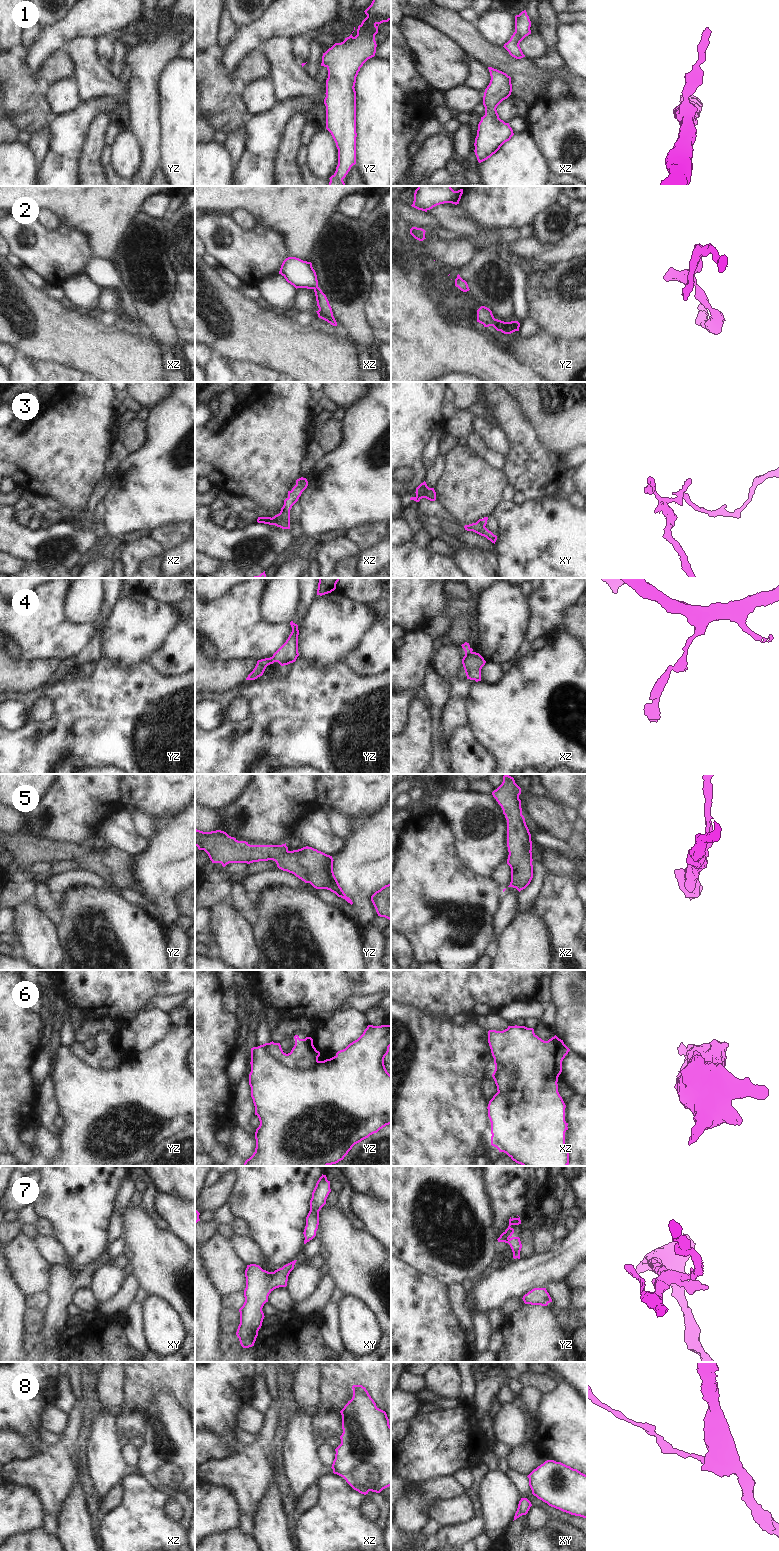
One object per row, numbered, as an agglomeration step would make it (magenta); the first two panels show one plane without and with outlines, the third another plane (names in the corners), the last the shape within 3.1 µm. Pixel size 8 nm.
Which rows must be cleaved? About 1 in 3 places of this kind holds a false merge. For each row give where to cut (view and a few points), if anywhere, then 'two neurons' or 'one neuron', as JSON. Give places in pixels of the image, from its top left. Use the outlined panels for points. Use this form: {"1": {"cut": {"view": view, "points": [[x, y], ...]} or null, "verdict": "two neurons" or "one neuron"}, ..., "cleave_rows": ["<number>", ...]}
{"1": {"cut": null, "verdict": "one neuron"}, "2": {"cut": null, "verdict": "one neuron"}, "3": {"cut": {"view": "xy", "points": [[477, 521], [484, 527]]}, "verdict": "two neurons"}, "4": {"cut": {"view": "xz", "points": [[472, 652], [465, 655]]}, "verdict": "two neurons"}, "5": {"cut": null, "verdict": "one neuron"}, "6": {"cut": {"view": "yz", "points": [[264, 1044], [264, 1047], [286, 1066], [309, 1068], [318, 1062]]}, "verdict": "two neurons"}, "7": {"cut": null, "verdict": "one neuron"}, "8": {"cut": null, "verdict": "one neuron"}, "cleave_rows": ["3", "4", "6"]}

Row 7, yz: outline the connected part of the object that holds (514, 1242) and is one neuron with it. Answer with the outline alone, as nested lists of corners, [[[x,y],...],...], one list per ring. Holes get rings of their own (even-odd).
[[[519,1216],[517,1218],[510,1217],[508,1228],[497,1239],[498,1242],[505,1242],[510,1245],[512,1252],[513,1252],[514,1259],[516,1259],[516,1258],[520,1259],[520,1251],[522,1248],[522,1244],[521,1244],[519,1237],[512,1236],[512,1234],[514,1233],[514,1229],[511,1228],[510,1226],[511,1225],[519,1225],[519,1224],[521,1224],[521,1220],[520,1220]]]

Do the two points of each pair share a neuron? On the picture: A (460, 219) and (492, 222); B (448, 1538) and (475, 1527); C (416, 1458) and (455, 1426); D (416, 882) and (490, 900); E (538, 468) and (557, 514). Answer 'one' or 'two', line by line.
A: two
B: one
C: one
D: one
E: two

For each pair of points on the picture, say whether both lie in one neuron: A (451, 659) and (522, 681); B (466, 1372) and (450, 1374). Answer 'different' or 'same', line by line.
A: different
B: different

